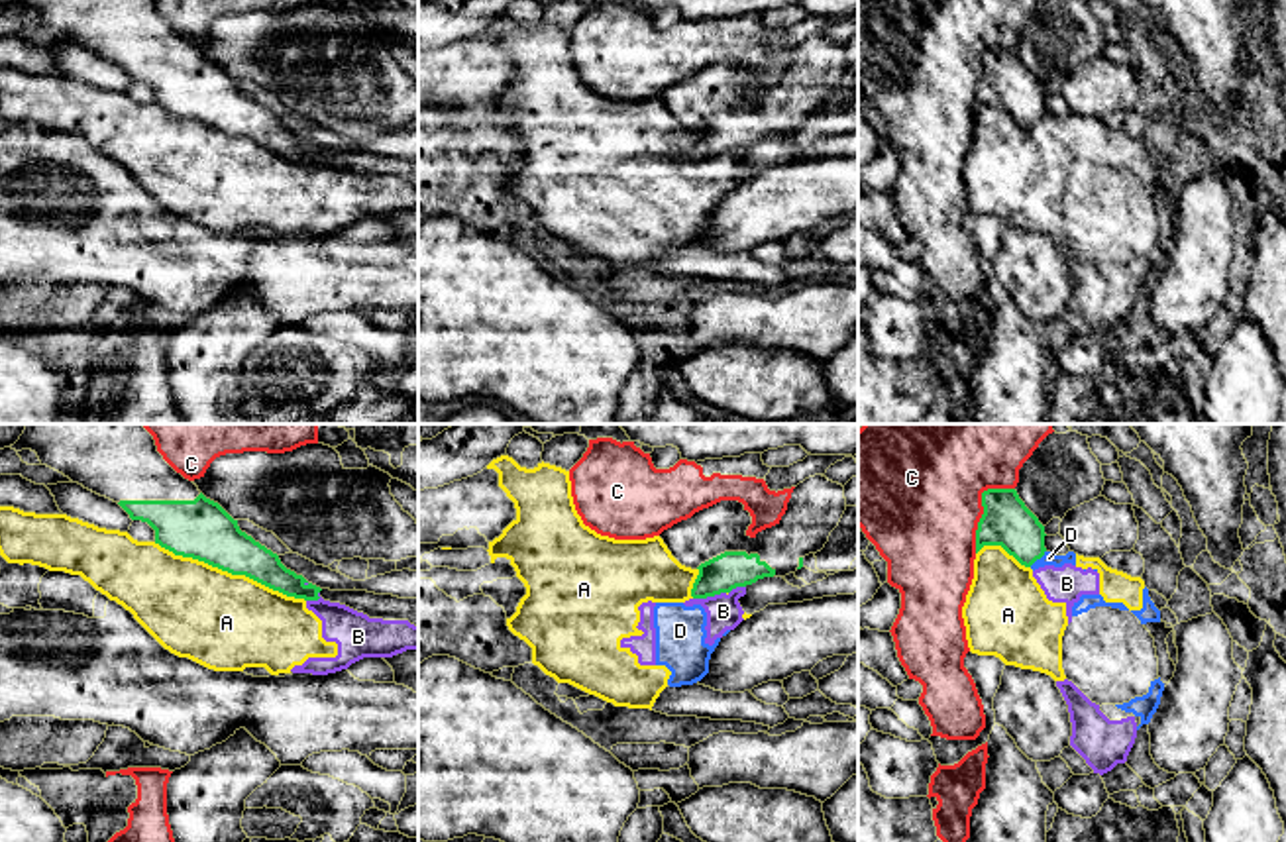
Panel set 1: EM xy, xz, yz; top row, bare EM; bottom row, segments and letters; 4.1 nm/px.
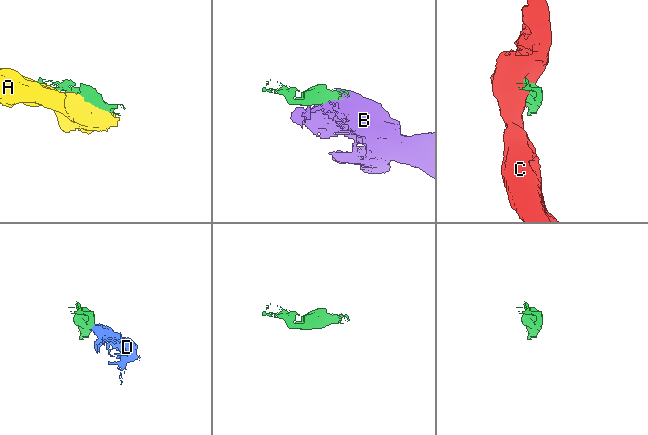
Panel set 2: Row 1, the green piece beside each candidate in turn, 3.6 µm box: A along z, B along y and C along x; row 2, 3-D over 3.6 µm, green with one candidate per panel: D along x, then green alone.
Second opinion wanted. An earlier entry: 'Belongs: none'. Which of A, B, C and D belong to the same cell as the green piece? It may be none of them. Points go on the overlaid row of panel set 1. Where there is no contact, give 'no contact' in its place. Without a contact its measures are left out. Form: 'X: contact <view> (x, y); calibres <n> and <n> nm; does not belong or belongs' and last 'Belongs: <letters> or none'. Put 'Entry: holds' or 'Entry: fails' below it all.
A: contact xy (230, 572); calibres 240 and 400 nm; does not belong
B: contact xz (709, 595); calibres 150 and 140 nm; does not belong
C: contact yz (982, 505); calibres 200 and 500 nm; does not belong
D: contact yz (1037, 558); calibres 200 and 50 nm; does not belong
Belongs: none
Entry: holds

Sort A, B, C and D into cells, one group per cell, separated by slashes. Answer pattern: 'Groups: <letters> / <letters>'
Groups: A B D / C

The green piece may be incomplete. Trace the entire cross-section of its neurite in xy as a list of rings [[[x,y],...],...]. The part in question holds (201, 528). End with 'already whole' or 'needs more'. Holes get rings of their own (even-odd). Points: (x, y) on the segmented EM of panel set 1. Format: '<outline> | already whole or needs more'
[[[27,424],[16,451],[31,449],[47,465],[73,483],[118,502],[132,520],[155,530],[155,544],[175,555],[192,557],[232,575],[245,575],[287,597],[318,601],[320,587],[287,569],[279,555],[240,530],[218,502],[177,473],[157,451],[153,436],[141,424]]] | needs more

